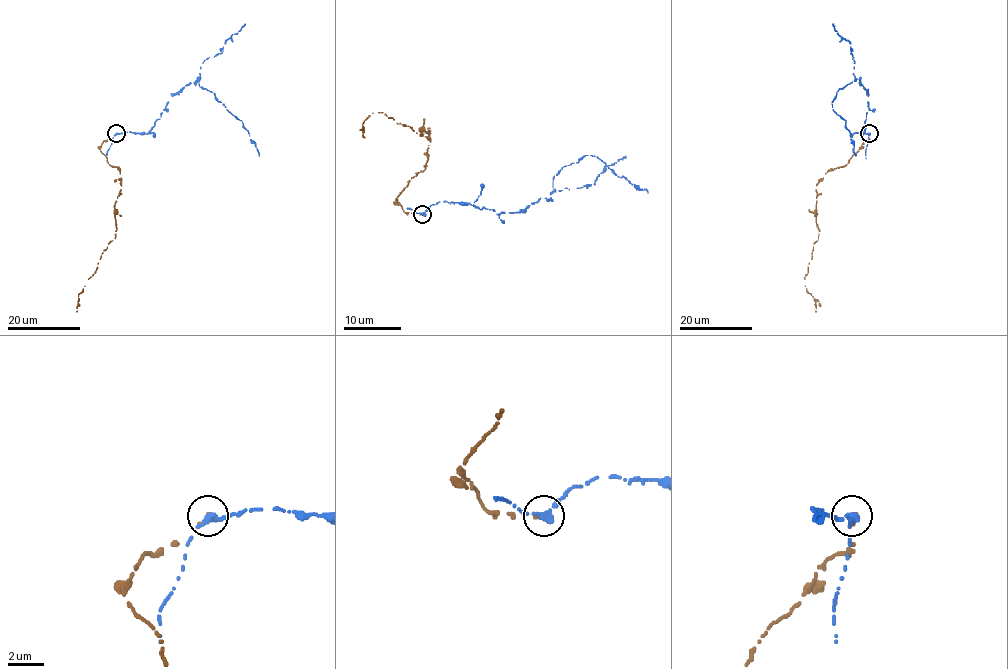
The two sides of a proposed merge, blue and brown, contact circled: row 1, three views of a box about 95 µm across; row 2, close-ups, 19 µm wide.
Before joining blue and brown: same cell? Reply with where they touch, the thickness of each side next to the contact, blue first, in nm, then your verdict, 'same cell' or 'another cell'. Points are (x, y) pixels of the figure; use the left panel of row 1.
at (116, 133); 320 nm thick on the blue side, 160 nm on the other; same cell

